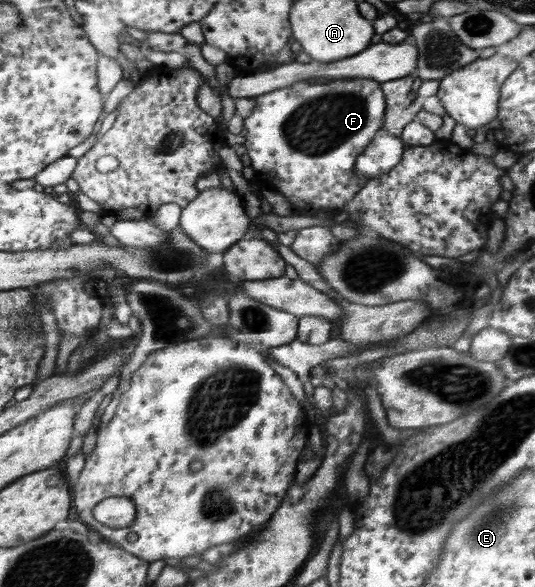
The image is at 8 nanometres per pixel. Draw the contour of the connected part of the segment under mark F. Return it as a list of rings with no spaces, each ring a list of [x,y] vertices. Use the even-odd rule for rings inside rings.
[[[343,78],[327,83],[303,80],[254,100],[252,113],[244,119],[244,145],[251,158],[250,166],[264,186],[281,193],[291,202],[293,214],[317,216],[322,211],[339,212],[357,197],[358,191],[371,178],[355,174],[355,161],[383,127],[386,97],[382,82],[367,78]]]

